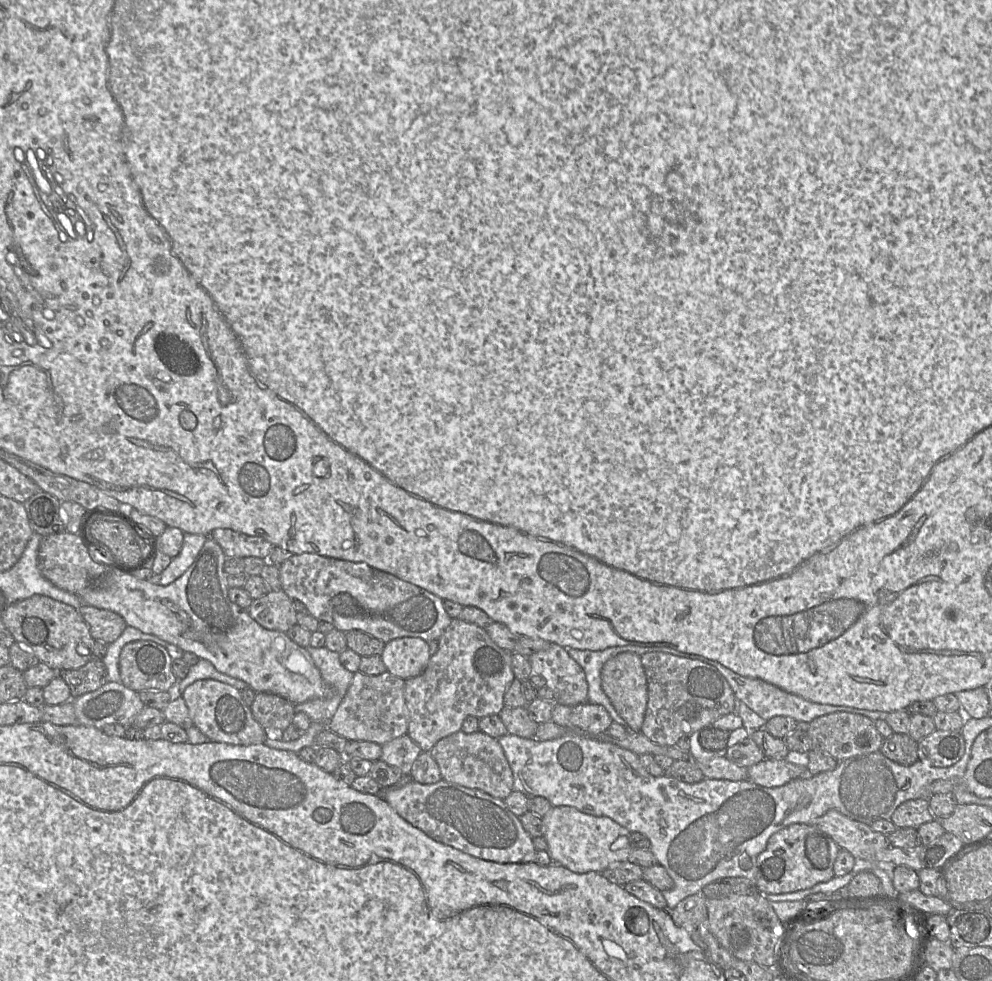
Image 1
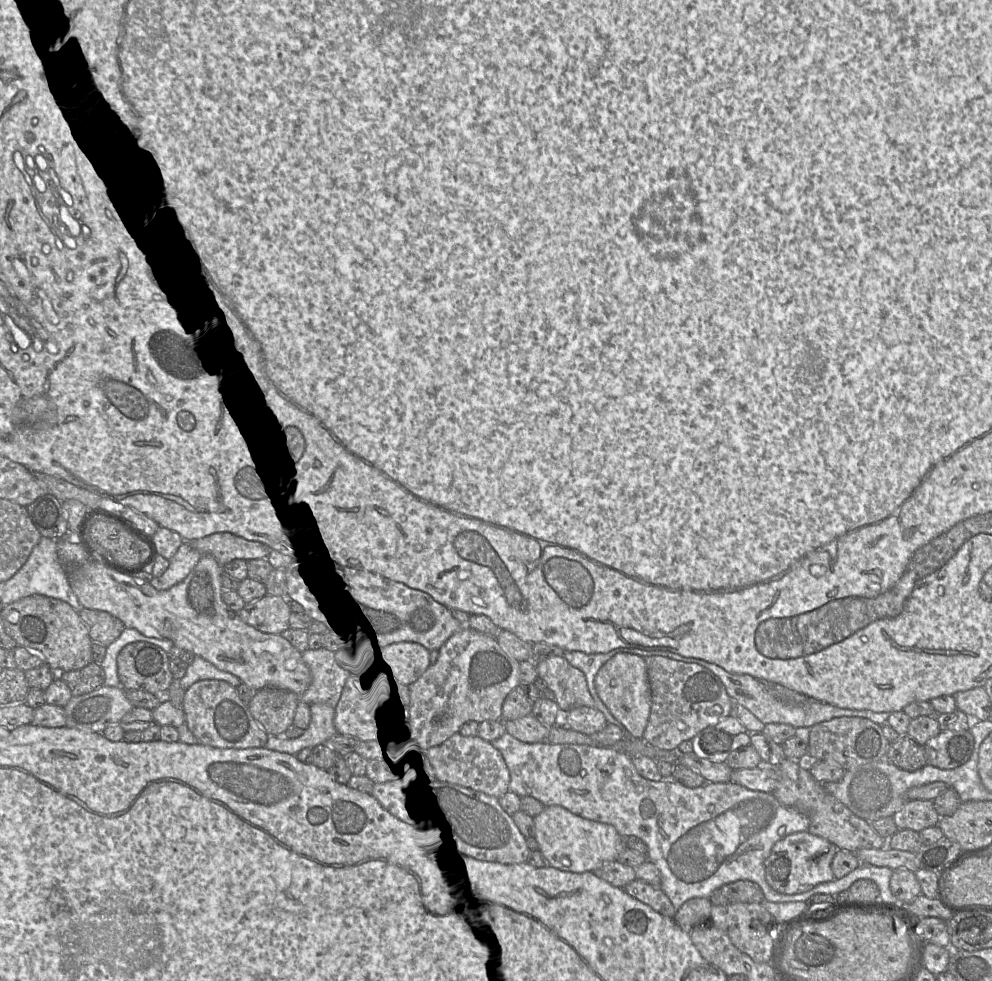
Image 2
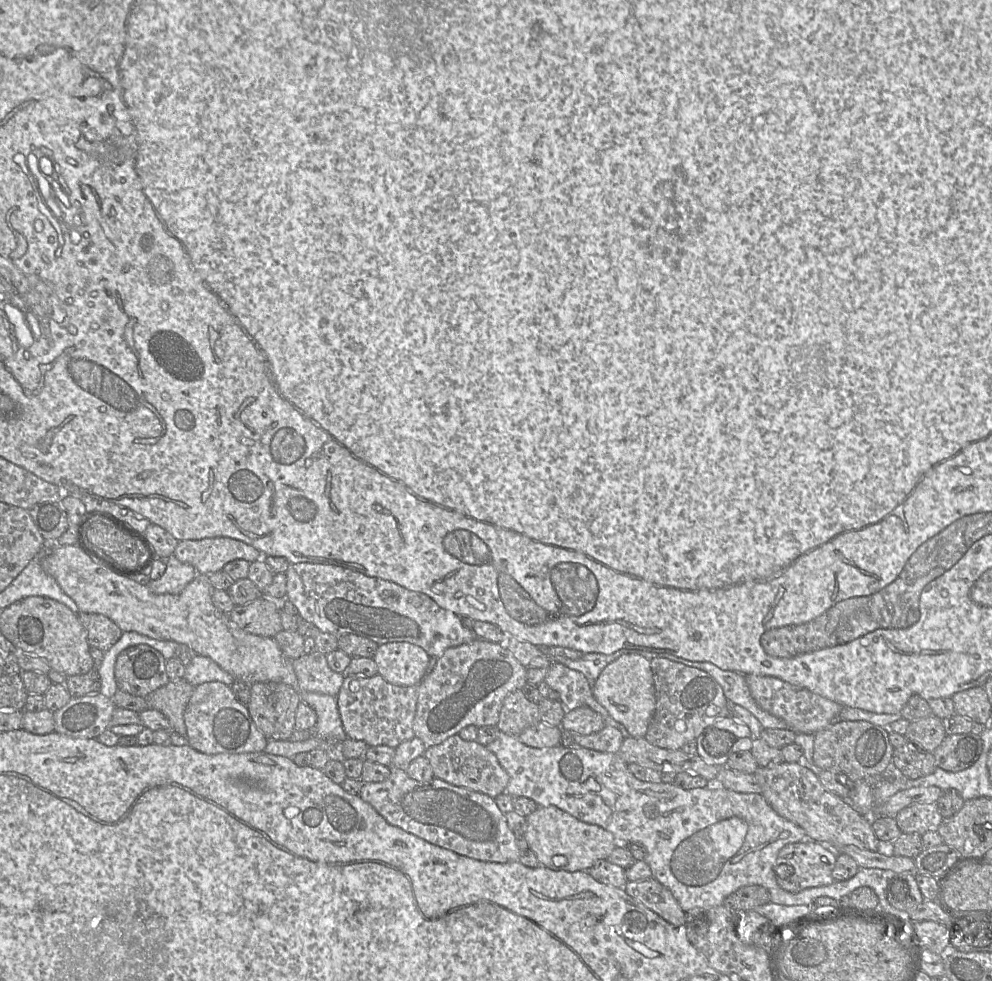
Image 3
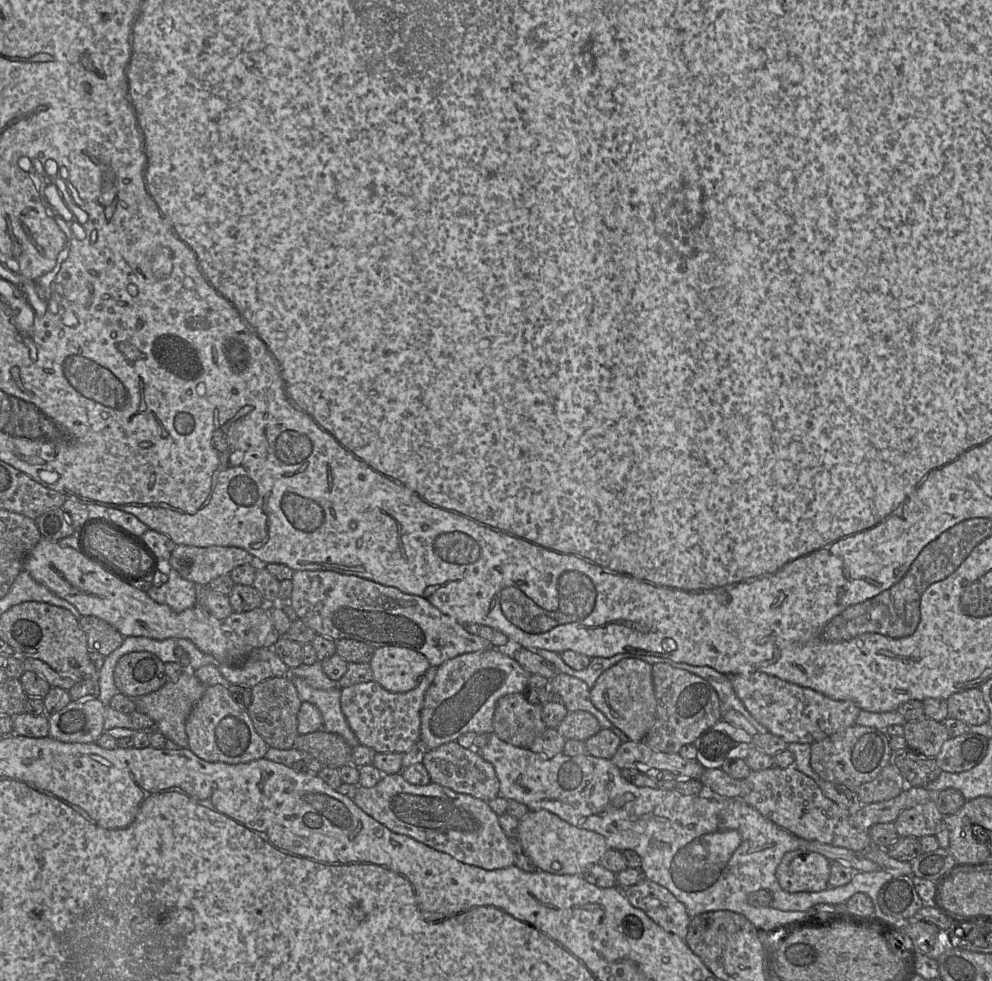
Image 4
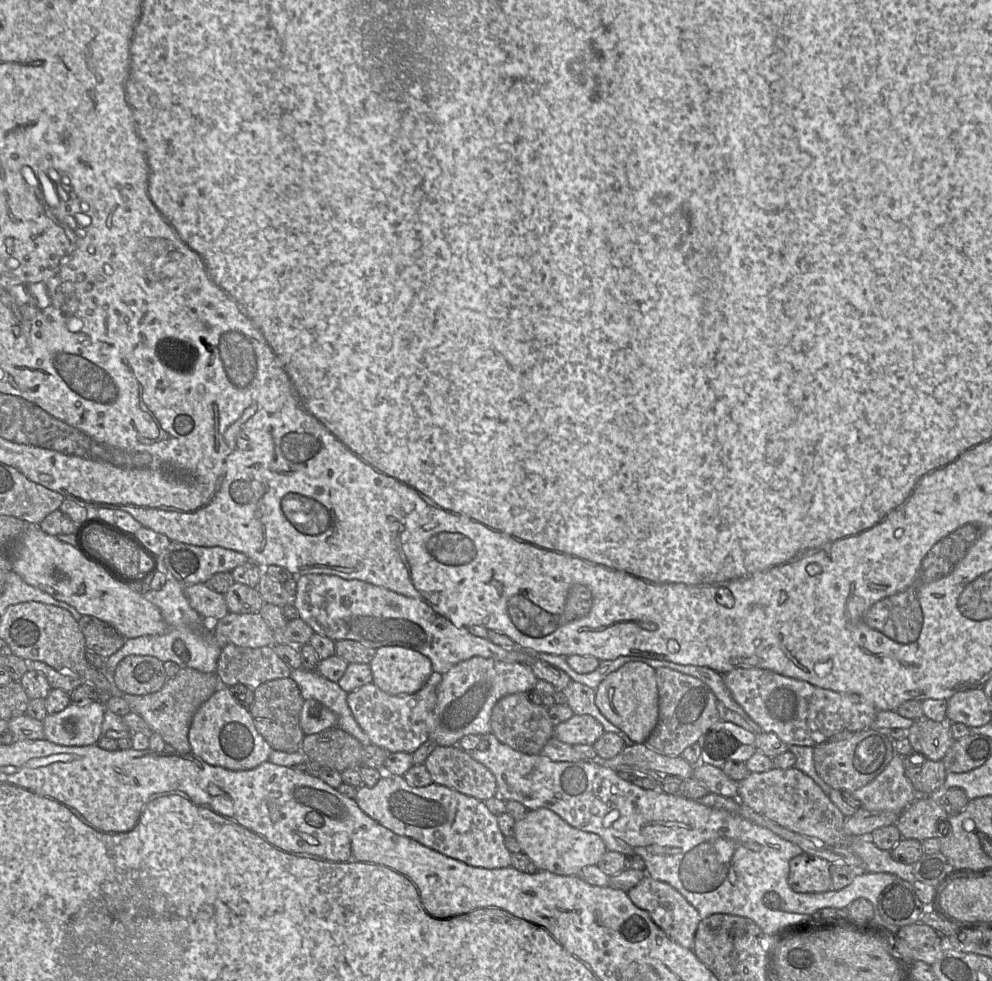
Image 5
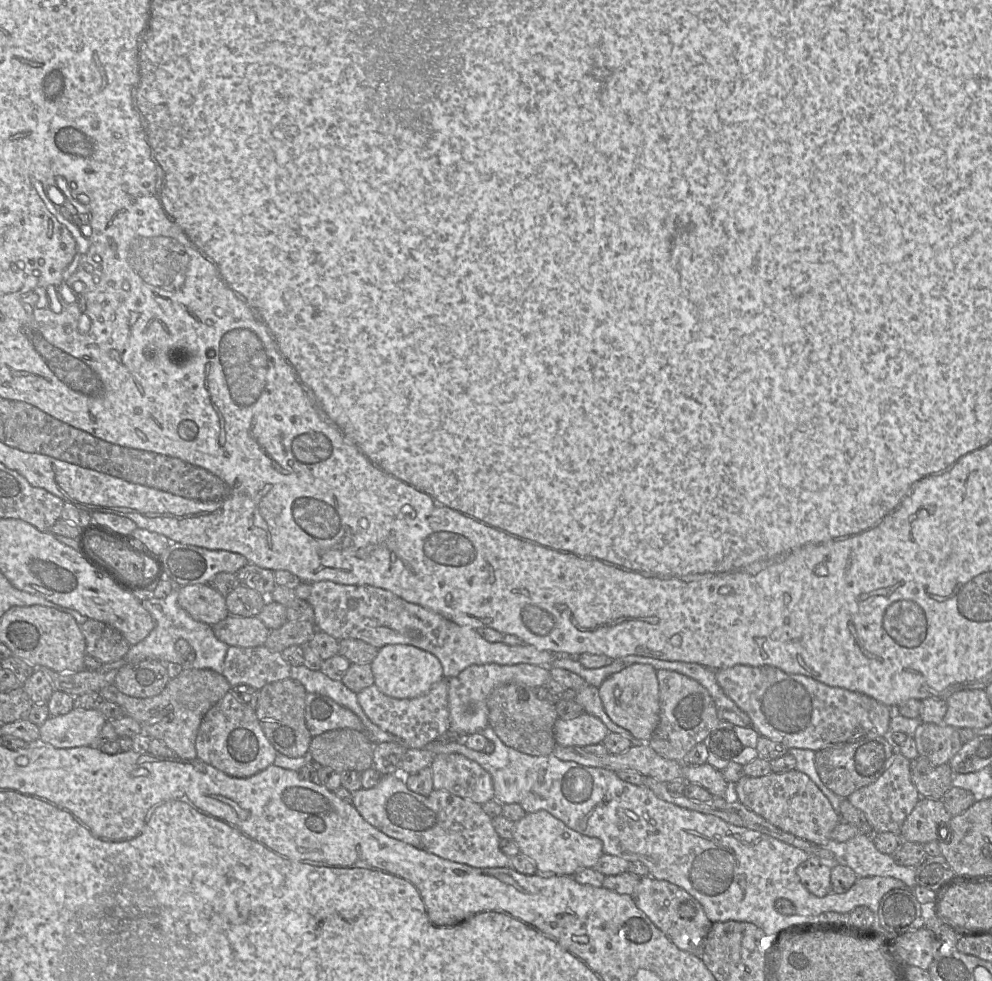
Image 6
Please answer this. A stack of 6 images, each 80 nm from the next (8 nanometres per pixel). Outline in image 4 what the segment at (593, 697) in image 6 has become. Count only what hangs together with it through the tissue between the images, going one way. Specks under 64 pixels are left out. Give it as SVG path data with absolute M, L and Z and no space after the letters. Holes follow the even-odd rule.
M562 672L549 681L560 694L562 703L569 712L578 710L588 711L598 719L603 728L614 731L623 742L632 740L624 729L612 723L602 711L596 708L590 698L591 689L584 681Z

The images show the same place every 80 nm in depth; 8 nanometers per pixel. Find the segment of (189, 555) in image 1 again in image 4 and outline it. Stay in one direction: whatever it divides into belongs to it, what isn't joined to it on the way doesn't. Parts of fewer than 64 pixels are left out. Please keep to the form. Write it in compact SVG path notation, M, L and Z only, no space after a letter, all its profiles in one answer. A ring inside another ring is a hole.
M170 568L168 581L160 587L152 586L147 591L149 597L157 603L168 605L179 613L197 605L198 586L183 578L175 569Z

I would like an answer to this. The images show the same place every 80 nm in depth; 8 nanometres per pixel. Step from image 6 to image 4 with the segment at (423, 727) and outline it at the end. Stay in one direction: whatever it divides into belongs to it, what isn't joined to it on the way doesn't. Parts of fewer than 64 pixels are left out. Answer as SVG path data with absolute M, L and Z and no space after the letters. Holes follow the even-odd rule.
M430 666L417 687L407 692L389 692L376 681L341 689L341 710L358 741L376 751L405 753L420 740L421 709L424 696L434 680L437 668Z

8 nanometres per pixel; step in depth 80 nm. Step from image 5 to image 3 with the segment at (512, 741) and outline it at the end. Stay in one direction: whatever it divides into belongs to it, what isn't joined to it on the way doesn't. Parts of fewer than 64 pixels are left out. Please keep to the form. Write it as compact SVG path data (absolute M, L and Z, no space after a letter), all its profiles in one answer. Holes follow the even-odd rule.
M520 689L505 697L497 727L503 733L518 737L526 728L539 721L541 720L538 704L529 701Z

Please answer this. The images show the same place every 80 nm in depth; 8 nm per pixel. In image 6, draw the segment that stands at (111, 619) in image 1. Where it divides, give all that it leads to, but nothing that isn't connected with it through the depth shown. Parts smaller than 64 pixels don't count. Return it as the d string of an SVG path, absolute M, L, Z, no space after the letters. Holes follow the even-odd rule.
M87 619L80 629L85 638L86 655L102 664L122 659L131 647L120 631L101 621Z

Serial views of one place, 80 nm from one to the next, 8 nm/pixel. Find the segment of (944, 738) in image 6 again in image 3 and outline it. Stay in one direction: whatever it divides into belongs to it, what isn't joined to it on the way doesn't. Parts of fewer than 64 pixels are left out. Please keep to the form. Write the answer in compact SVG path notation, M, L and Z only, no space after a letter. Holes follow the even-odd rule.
M935 715L909 721L905 737L908 741L933 752L944 740L946 732L942 719Z

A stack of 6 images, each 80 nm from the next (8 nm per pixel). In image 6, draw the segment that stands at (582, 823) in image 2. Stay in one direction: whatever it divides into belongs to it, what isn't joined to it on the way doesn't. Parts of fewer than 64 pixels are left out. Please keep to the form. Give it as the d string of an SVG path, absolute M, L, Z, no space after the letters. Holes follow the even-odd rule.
M545 810L526 813L515 822L513 839L520 852L536 866L536 875L544 878L555 875L572 876L583 869L593 868L604 854L600 839L585 836L570 829Z

